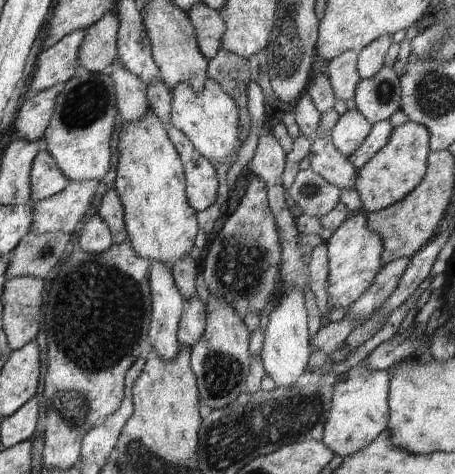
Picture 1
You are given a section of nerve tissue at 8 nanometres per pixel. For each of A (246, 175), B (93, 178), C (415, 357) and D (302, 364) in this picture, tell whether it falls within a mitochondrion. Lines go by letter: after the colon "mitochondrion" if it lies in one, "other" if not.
A: other
B: other
C: other
D: other

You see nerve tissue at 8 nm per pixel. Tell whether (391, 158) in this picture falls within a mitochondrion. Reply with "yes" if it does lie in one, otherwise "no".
no

